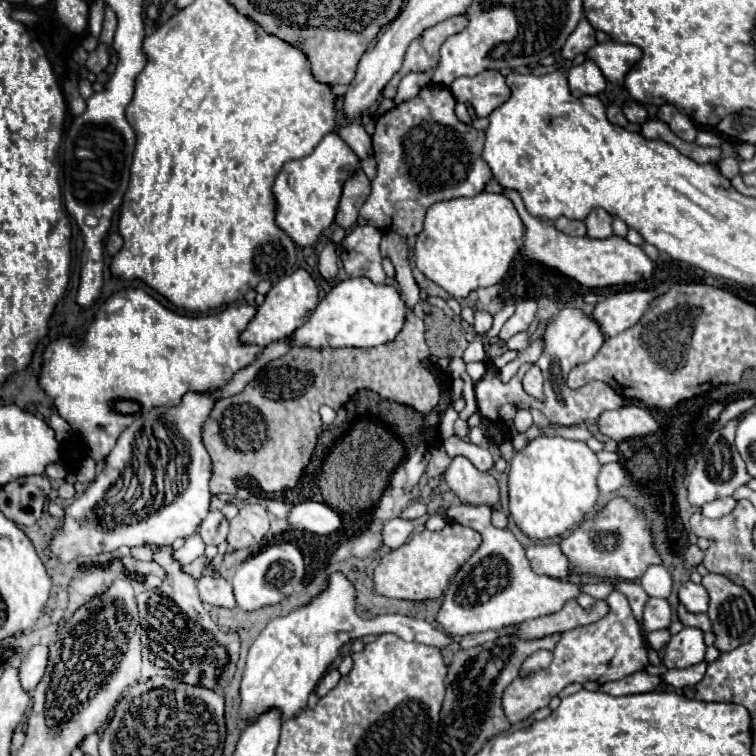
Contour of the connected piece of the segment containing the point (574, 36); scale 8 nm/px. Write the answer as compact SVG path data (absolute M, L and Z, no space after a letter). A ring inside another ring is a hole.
M582 16L580 24L576 26L576 30L568 36L568 40L566 40L564 48L562 48L562 56L568 58L568 60L572 60L576 54L586 54L594 44L596 44L594 28L588 22L588 18Z

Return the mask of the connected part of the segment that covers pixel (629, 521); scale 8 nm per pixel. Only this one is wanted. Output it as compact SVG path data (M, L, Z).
M612 498L592 520L576 528L570 536L560 540L560 550L568 558L570 574L598 576L598 578L622 578L636 580L648 566L662 564L660 554L654 548L654 532L650 520L628 498Z

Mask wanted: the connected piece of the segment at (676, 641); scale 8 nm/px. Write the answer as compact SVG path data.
M688 626L670 638L670 642L664 648L662 662L666 668L688 668L702 662L704 652L704 632L700 628Z

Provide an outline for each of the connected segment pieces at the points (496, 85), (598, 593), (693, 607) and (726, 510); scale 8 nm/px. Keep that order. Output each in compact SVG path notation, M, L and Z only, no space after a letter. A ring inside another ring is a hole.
M484 70L472 78L462 76L450 84L450 92L458 102L470 102L478 118L490 116L510 96L510 88L498 70Z
M592 582L592 584L582 584L582 592L590 594L596 600L606 600L606 596L610 596L610 592L614 590L614 584L610 582Z
M684 582L678 592L680 602L690 610L690 612L706 612L708 610L708 592L702 584L694 582Z
M728 496L726 500L714 500L714 502L706 504L700 512L702 512L704 516L708 516L708 518L722 518L722 516L730 514L730 512L736 508L736 504L738 504L738 502L736 502L732 496Z

